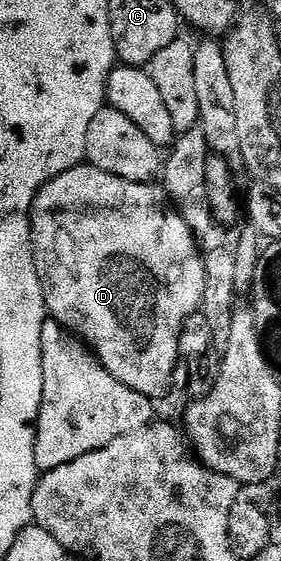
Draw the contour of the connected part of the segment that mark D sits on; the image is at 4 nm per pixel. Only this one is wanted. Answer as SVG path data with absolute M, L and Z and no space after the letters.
M84 164L75 166L69 172L49 180L37 192L37 196L31 205L31 243L35 253L35 263L39 279L43 285L43 295L47 305L48 315L54 321L59 322L67 330L70 330L76 338L82 340L89 347L92 354L99 359L102 366L110 372L121 384L133 388L133 392L141 392L141 396L152 400L160 400L171 390L175 382L175 369L181 366L181 343L185 323L200 313L205 296L205 264L203 254L197 243L196 235L181 220L178 210L175 208L171 197L162 185L154 181L134 182L133 180L121 180L121 176L113 176L109 172L101 172L101 168Z

